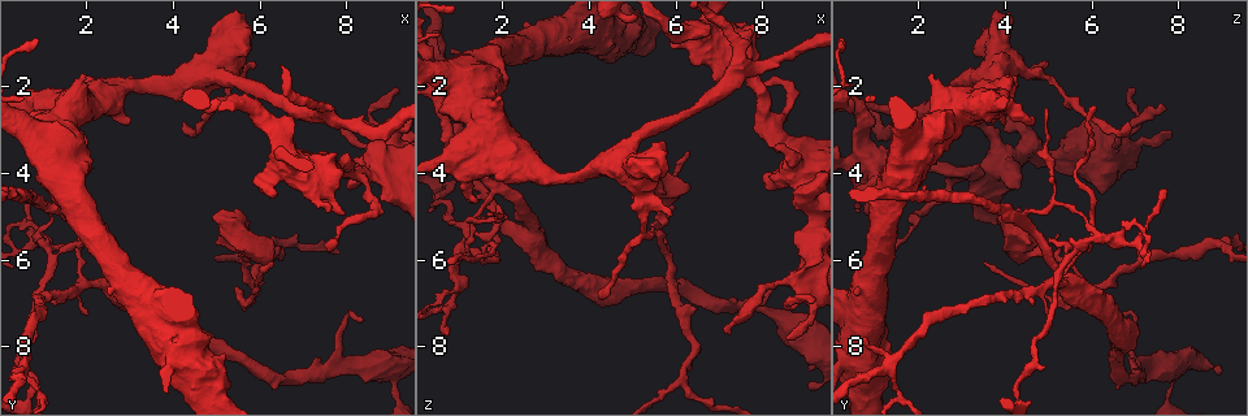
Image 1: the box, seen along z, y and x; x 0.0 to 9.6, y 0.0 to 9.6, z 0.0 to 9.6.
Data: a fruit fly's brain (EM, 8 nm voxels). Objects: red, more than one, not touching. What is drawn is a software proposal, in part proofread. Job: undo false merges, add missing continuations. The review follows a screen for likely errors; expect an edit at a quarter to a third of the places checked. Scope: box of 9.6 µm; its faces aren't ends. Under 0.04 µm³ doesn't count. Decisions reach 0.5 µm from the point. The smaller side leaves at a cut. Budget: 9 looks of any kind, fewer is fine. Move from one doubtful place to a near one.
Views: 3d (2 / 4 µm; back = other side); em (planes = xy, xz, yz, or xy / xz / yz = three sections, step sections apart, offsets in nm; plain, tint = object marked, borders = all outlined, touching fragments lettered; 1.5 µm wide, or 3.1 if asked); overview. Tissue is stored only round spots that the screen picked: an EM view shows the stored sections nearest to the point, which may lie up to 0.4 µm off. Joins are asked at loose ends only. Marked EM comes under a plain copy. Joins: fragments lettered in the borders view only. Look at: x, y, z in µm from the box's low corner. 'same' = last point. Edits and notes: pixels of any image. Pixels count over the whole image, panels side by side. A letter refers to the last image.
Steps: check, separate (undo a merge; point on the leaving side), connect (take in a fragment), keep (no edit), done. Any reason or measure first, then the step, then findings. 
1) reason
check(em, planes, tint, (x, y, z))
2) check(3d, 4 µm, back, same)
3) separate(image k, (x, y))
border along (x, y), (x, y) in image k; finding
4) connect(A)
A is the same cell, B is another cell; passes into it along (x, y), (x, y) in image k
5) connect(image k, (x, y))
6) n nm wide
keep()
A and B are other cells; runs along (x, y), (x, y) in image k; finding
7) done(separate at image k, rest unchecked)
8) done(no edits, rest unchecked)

three-way junction
check(3d, 4 µm, (1.90, 5.05, 4.40))

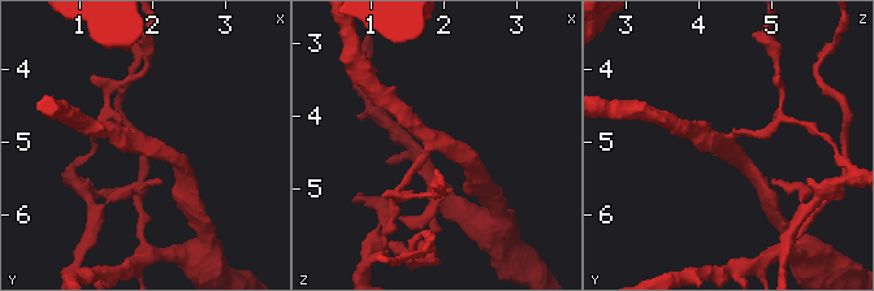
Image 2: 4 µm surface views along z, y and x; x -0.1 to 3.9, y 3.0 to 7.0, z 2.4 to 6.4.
3 arms
check(em, xz, step 8, borders, (1.90, 5.00, 4.40))

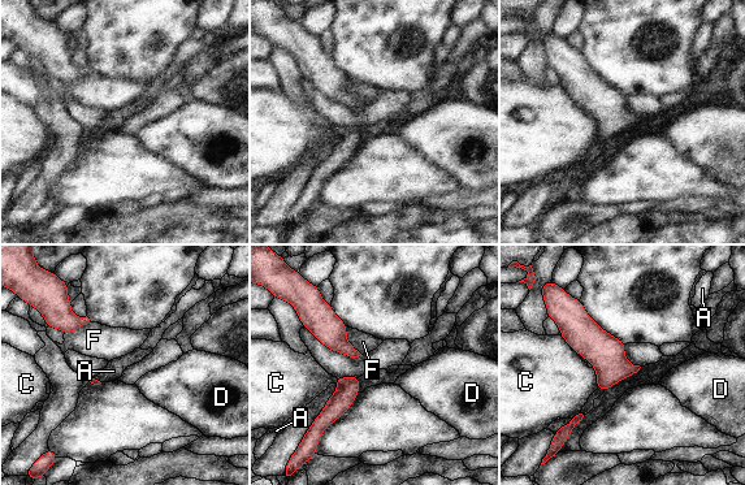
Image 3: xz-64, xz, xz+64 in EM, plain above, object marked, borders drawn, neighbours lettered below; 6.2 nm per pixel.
F touches over 200 nm
keep()
A, C, D and F are other cells; all the same neuron

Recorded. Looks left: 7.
an open end
check(em, planes, borders, (4.15, 2.85, 6.85))

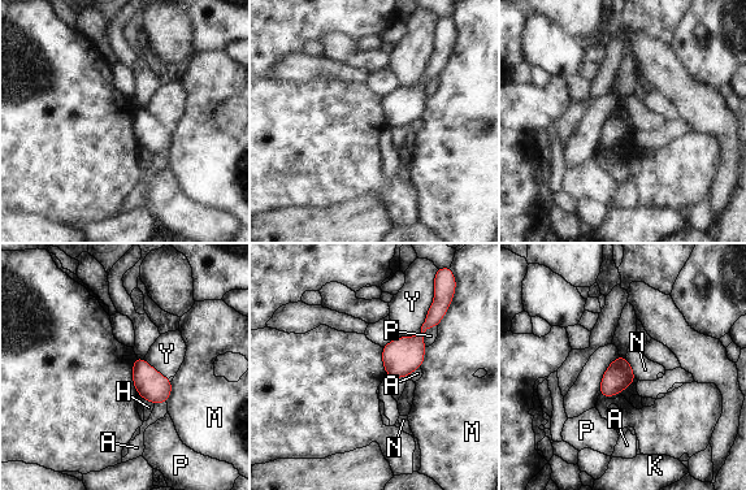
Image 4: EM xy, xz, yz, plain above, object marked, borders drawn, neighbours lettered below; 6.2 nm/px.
140 nm wide; Y touches over 300 nm
keep()
A, H, K, M, N, P and Y are other cells; no lettered fragment goes on from it

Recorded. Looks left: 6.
check(em, planes, borders, (1.85, 1.65, 2.35))

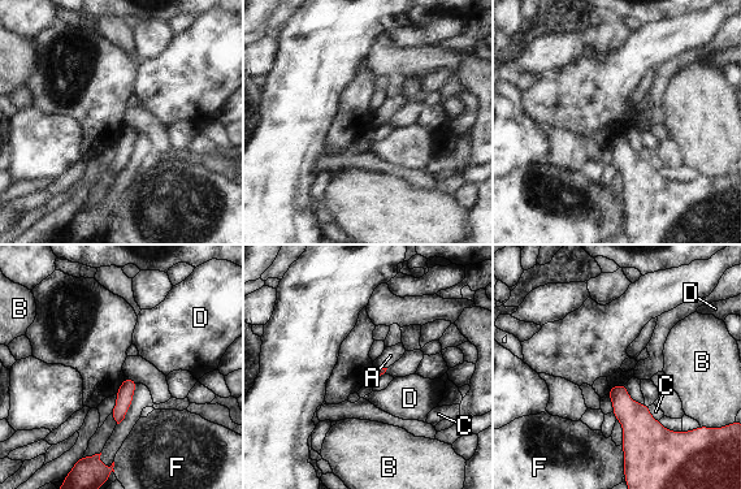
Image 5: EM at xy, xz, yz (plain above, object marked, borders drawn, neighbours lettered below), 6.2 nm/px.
connect(A)
A is the same cell, B, C, D and F are other cells; passes into it along (377, 372), (380, 368), (390, 355) in image 5; it goes on there

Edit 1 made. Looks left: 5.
check(overview)

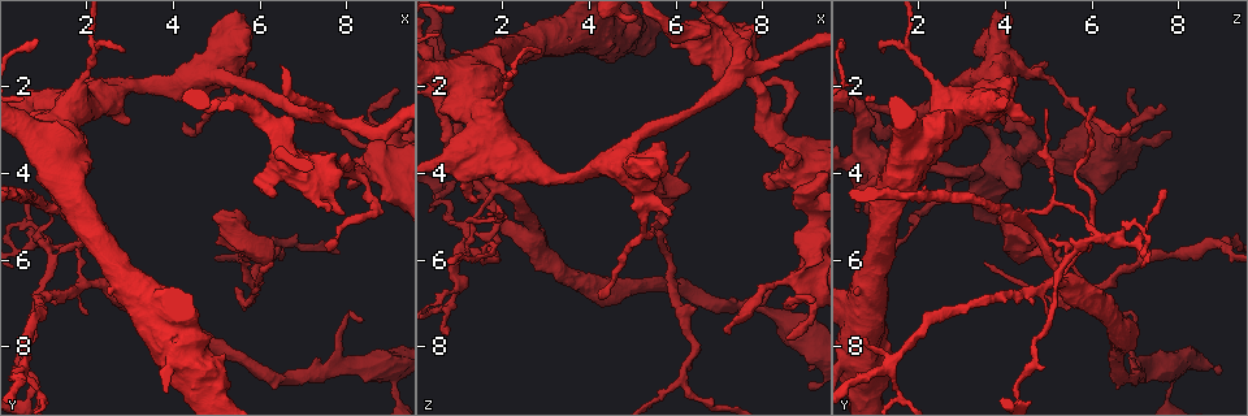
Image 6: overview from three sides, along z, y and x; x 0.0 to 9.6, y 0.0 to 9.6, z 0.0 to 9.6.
sharp bend
check(em, xz, step 8, tint, (0.80, 9.00, 4.30))

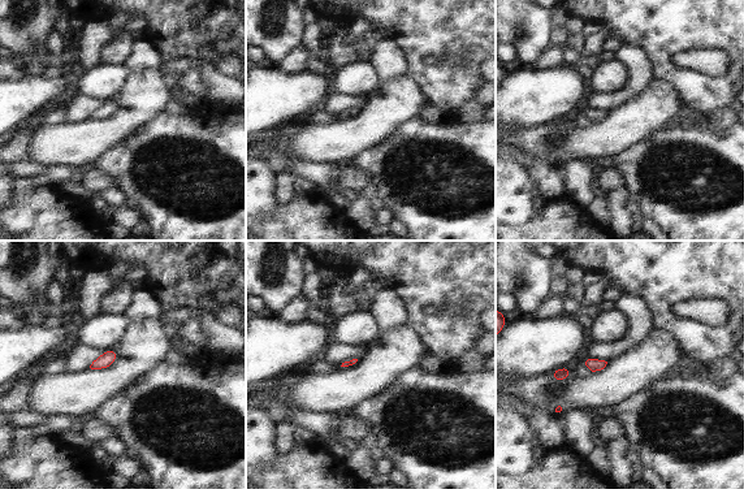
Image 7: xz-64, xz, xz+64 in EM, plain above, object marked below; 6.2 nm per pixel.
check(em, yz, step 8, borders, same)

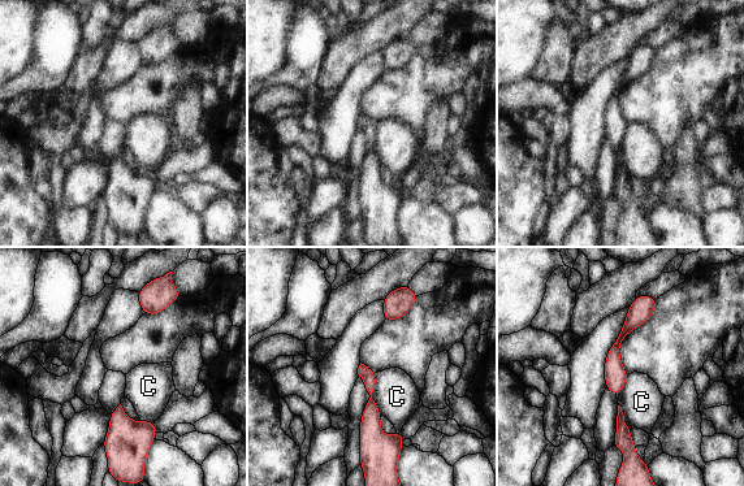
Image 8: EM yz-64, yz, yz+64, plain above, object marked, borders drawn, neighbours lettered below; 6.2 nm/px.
keep()
C is another cell; runs along (645, 298), (614, 348), (615, 390) in image 8; one neuron here

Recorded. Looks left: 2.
done(connect at image 5, rest unchecked)

